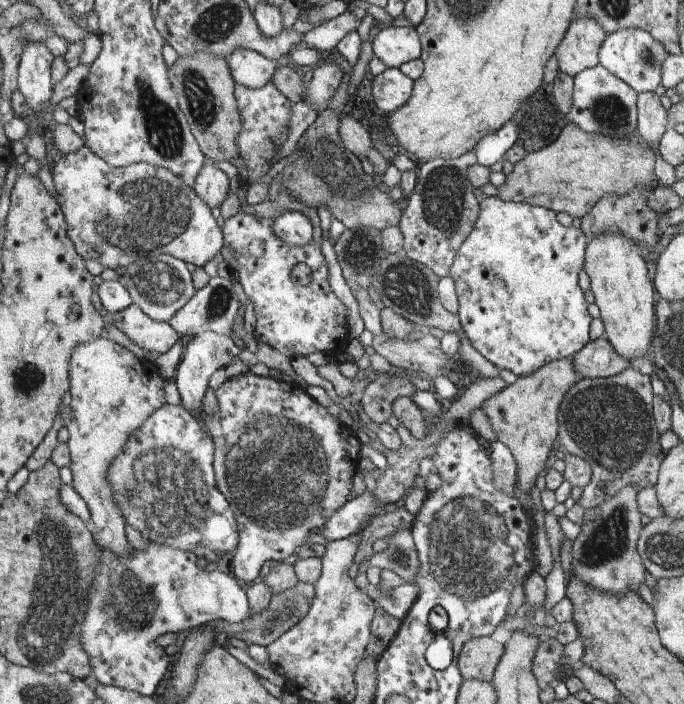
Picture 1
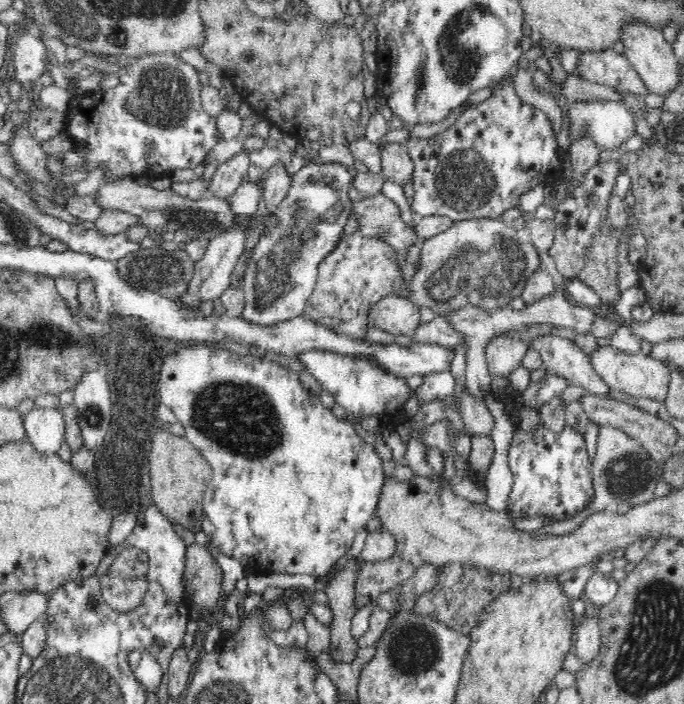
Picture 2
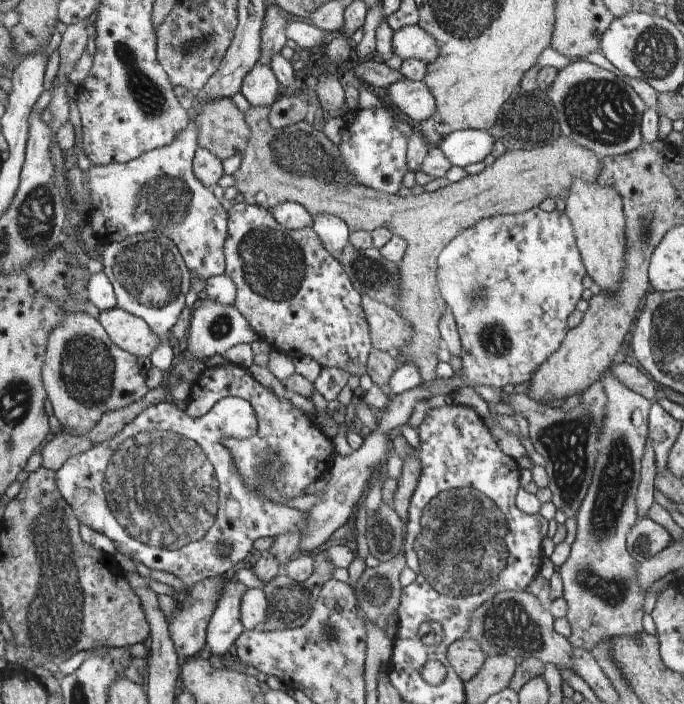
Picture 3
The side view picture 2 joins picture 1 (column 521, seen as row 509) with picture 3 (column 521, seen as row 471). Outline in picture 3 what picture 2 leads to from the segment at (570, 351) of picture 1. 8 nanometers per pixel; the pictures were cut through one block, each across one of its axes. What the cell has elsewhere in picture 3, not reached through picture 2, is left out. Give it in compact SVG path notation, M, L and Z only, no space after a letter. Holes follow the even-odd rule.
M534 207L523 213L496 214L496 216L482 218L474 226L463 230L456 237L456 242L450 242L448 250L444 250L444 254L439 254L438 258L439 289L444 290L444 298L448 298L447 306L452 310L462 345L461 376L454 373L451 378L446 378L453 386L452 395L463 388L474 388L476 385L502 389L506 384L513 384L516 388L521 389L525 384L528 384L534 376L534 372L538 372L536 368L542 362L546 362L563 345L564 337L568 334L566 320L574 312L576 302L582 298L582 288L584 288L582 278L584 276L586 276L586 268L584 268L582 252L579 250L574 224L565 211L555 209L552 212L546 212L540 207Z

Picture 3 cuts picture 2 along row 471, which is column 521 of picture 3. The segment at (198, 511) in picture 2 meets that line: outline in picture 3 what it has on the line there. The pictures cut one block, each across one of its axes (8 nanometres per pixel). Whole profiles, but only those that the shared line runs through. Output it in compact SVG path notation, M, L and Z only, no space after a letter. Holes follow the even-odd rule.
M560 135L552 144L536 147L533 149L520 149L506 151L494 160L490 166L485 166L484 170L476 175L468 175L457 183L452 183L445 188L419 195L398 196L386 192L376 192L364 184L354 184L352 188L340 187L336 192L336 202L334 202L334 216L340 218L348 225L349 232L366 231L371 232L378 227L386 227L393 235L404 238L409 244L409 251L404 260L400 261L400 292L398 292L398 302L396 310L399 316L406 318L408 324L414 330L412 340L408 342L406 348L402 348L398 354L404 356L408 363L416 364L420 370L423 382L432 382L436 378L436 366L438 366L438 344L440 344L440 333L438 332L438 322L443 318L444 310L448 306L442 294L440 294L438 282L438 258L442 249L450 244L453 238L459 236L463 230L474 226L482 218L496 216L496 214L523 213L531 208L538 207L542 200L553 198L566 200L572 182L575 180L586 180L590 184L597 182L600 170L602 170L600 160L592 150L572 142L572 138Z

